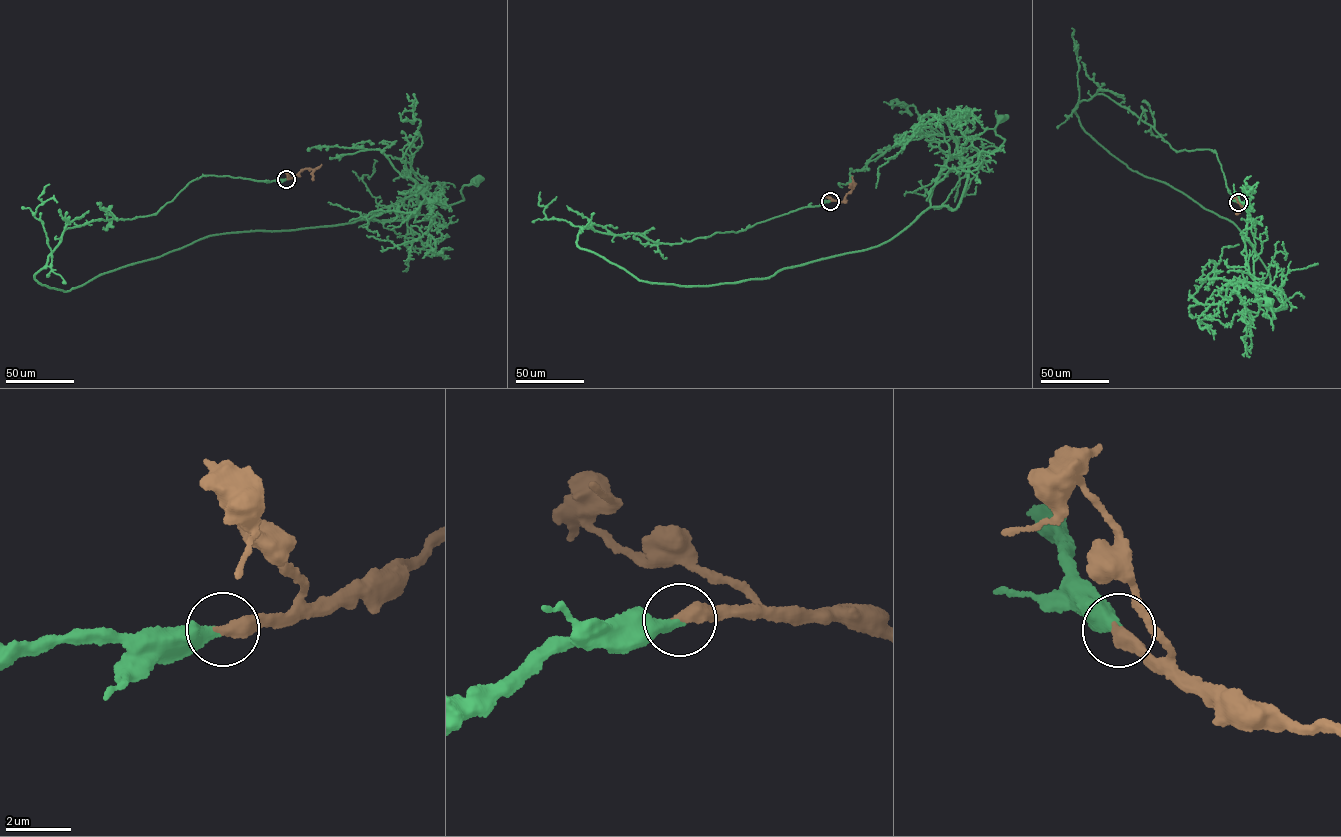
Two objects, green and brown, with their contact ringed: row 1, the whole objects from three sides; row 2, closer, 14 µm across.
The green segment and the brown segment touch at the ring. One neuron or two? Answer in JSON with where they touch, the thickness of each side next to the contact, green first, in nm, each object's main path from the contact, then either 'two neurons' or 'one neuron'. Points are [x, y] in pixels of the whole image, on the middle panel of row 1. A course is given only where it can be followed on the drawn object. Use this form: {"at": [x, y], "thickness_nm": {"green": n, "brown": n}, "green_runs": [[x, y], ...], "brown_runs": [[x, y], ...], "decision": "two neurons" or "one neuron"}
{"at": [830, 201], "thickness_nm": {"green": 360, "brown": 460}, "green_runs": [[830, 200], [679, 243], [582, 227], [576, 243], [685, 286], [879, 245], [955, 208], [1001, 119]], "brown_runs": [[830, 200], [843, 201], [852, 189], [852, 176]], "decision": "one neuron"}

